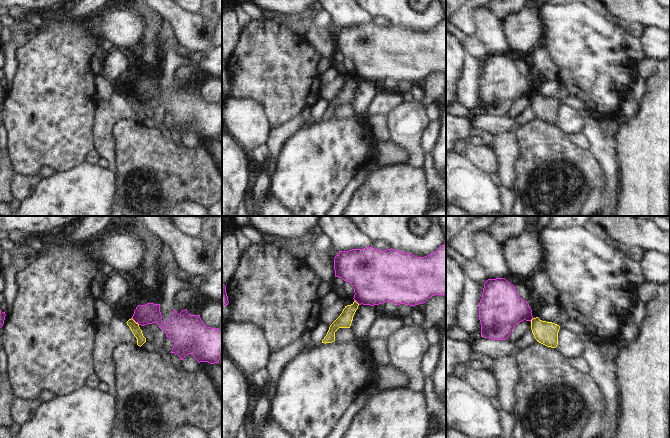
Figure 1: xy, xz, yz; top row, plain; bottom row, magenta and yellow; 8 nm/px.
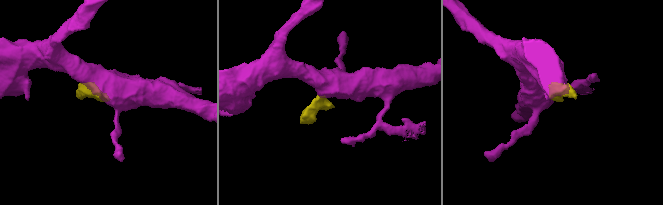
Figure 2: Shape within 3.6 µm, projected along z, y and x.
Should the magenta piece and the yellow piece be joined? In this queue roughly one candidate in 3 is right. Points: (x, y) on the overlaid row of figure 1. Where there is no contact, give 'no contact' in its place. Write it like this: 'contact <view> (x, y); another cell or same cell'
contact xy (135, 321); another cell

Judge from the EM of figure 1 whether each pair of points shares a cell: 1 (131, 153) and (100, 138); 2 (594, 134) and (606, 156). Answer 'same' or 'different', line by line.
1: different
2: same

